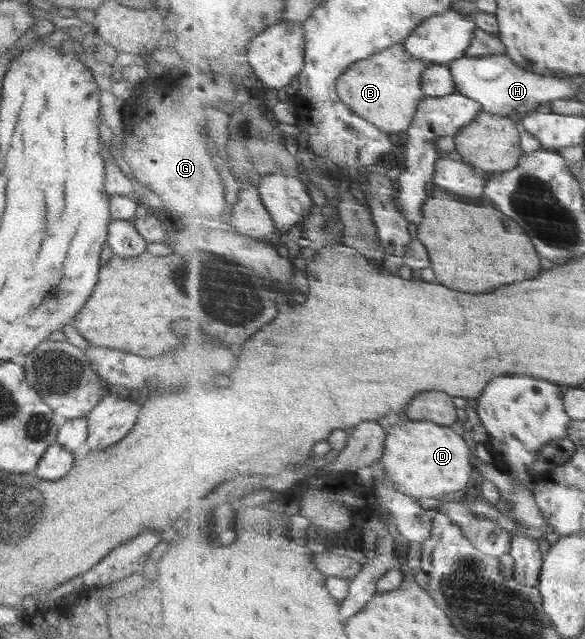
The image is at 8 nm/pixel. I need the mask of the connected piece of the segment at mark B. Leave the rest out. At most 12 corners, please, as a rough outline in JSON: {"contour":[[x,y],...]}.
{"contour":[[399,43],[338,80],[358,116],[410,131],[434,63]]}

